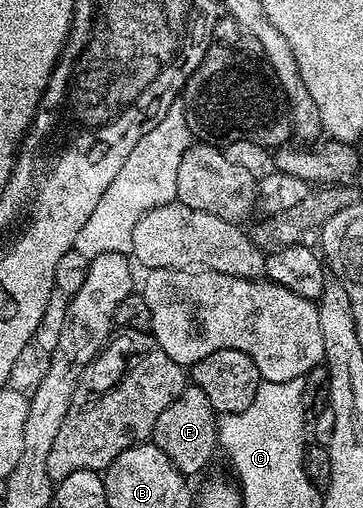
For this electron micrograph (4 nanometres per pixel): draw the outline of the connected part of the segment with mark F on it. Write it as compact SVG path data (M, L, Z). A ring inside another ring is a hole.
M185 387L183 394L158 414L150 440L166 458L170 458L170 462L174 462L181 474L195 478L218 452L218 413L210 406L210 398L206 398L200 388Z

